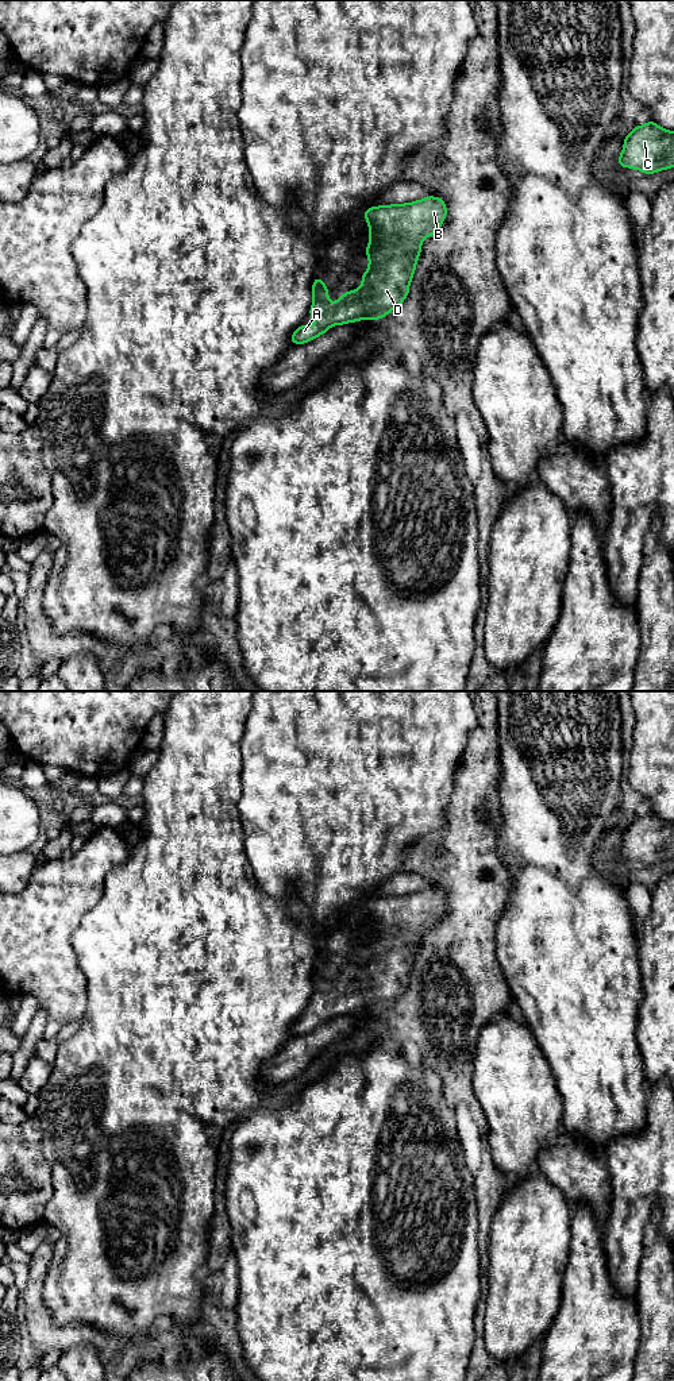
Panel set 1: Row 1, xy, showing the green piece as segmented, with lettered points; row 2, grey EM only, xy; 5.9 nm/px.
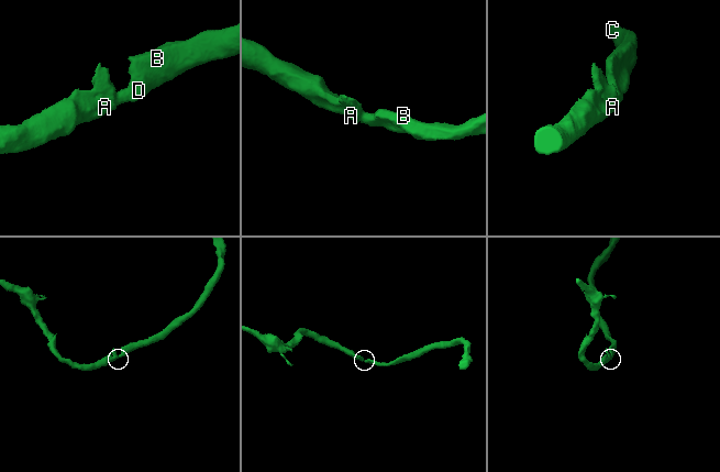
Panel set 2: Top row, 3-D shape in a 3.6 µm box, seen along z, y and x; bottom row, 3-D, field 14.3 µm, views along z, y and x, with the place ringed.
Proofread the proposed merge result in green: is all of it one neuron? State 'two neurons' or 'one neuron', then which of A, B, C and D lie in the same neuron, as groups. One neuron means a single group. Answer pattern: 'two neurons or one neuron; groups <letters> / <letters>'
one neuron; groups A B C D

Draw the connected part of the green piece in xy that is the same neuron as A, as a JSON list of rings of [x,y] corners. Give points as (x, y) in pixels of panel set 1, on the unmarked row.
[[[434,887],[363,902],[370,931],[365,940],[369,960],[362,965],[361,979],[346,983],[334,996],[328,991],[328,979],[316,968],[308,1007],[319,1015],[299,1017],[290,1027],[292,1035],[308,1034],[326,1025],[331,1017],[380,1011],[398,999],[409,984],[421,931],[438,923],[446,907],[444,891]]]

